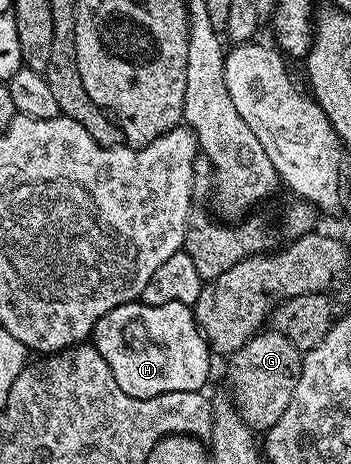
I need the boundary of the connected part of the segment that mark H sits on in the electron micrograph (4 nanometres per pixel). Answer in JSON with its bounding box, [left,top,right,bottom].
[92,301,212,399]

